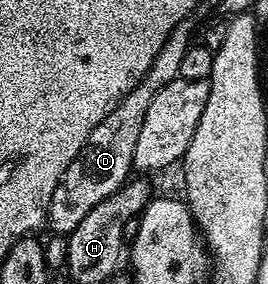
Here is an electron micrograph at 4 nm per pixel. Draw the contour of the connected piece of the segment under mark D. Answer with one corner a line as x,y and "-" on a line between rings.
193,22
178,23
176,29
164,41
160,53
152,61
148,73
136,84
127,95
119,101
118,106
112,109
104,120
96,125
89,134
88,141
69,165
57,183
56,193
52,193
50,207
46,211
46,223
49,230
56,235
69,236
112,193
118,191
123,183
131,178
134,166
134,154
136,153
136,141
140,141
140,128
144,125
144,113
148,113
148,105
152,105
152,97
164,89
180,76
180,61
184,53
192,46
190,34
193,33

